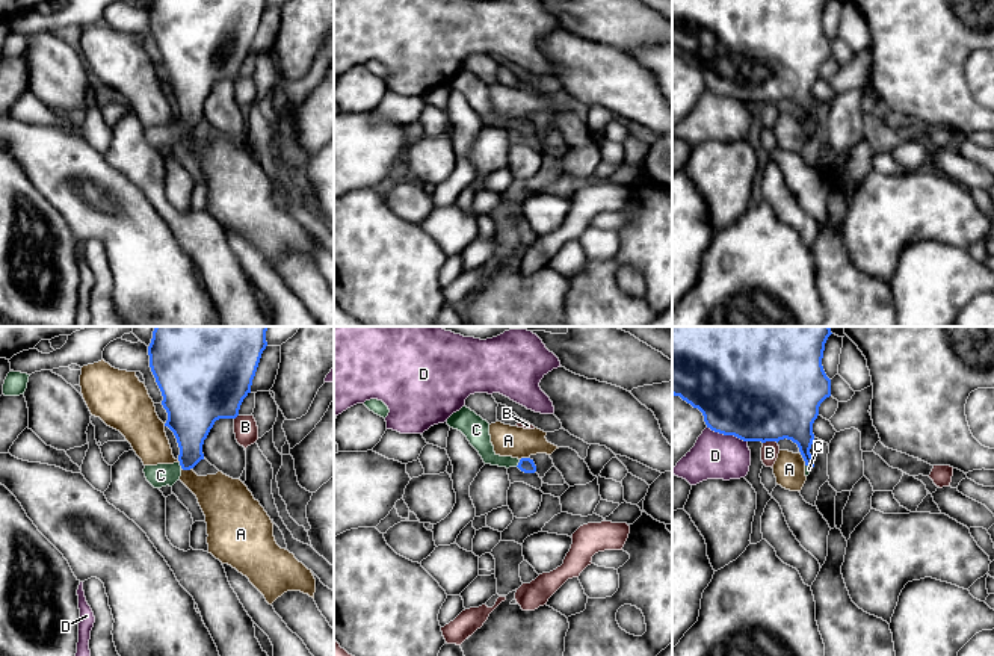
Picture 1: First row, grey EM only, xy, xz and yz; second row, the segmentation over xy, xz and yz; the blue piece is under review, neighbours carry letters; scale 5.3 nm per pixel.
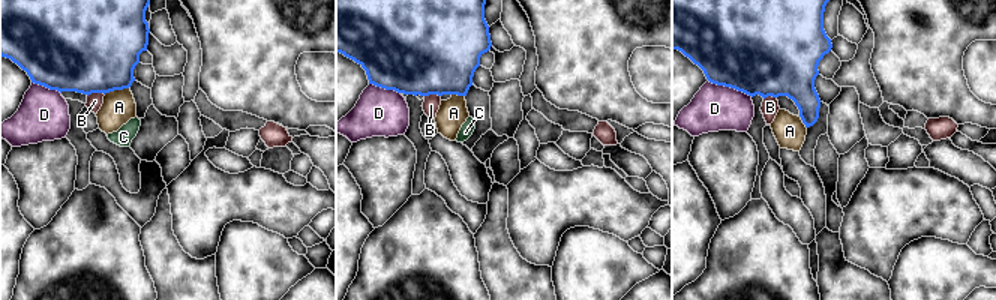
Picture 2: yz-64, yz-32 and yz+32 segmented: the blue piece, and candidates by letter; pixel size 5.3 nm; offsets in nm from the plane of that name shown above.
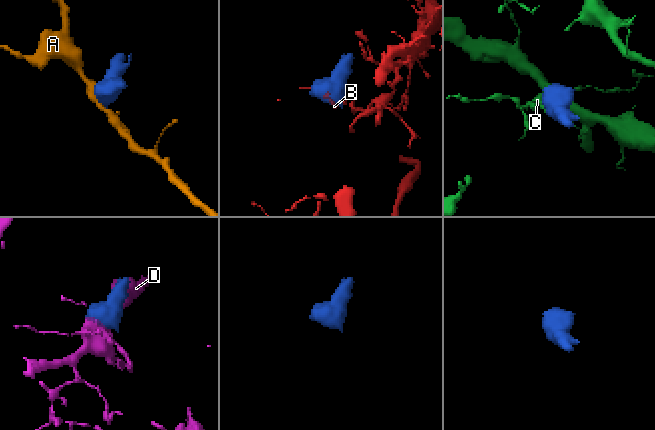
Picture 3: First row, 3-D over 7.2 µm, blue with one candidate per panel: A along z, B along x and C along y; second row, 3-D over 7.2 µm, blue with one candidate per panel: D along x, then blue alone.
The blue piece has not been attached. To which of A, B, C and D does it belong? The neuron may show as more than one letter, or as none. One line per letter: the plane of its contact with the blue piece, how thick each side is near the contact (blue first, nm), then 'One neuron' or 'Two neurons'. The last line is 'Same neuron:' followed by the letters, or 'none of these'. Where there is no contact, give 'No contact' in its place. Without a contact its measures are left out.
A: Touches blue in yz. Thickness 240 nm (blue) against 170 nm. Two neurons
B: Touches blue in yz. Thickness 500 nm (blue) against 100 nm. Two neurons
C: Touches blue in xz. Thickness 80 nm (blue) against 120 nm. One neuron
D: Touches blue in yz. Thickness 500 nm (blue) against 240 nm. Two neurons
Same neuron: C

